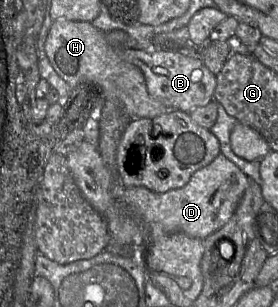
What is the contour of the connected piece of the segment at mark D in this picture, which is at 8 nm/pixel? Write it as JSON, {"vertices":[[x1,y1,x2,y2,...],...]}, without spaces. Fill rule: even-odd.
{"vertices":[[83,140,79,147,66,156,72,178,86,201,104,218,114,241,142,247,152,230,163,233,183,233,193,238,203,239,224,226,236,210,249,182,242,170,220,153,209,165,197,170,181,188,156,193,145,187,125,187,115,172,107,168,96,146]]}

